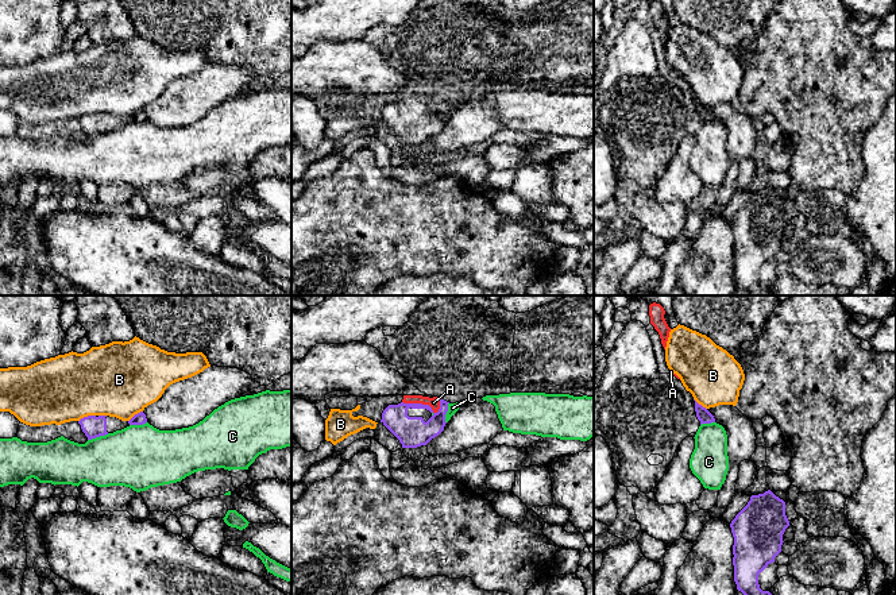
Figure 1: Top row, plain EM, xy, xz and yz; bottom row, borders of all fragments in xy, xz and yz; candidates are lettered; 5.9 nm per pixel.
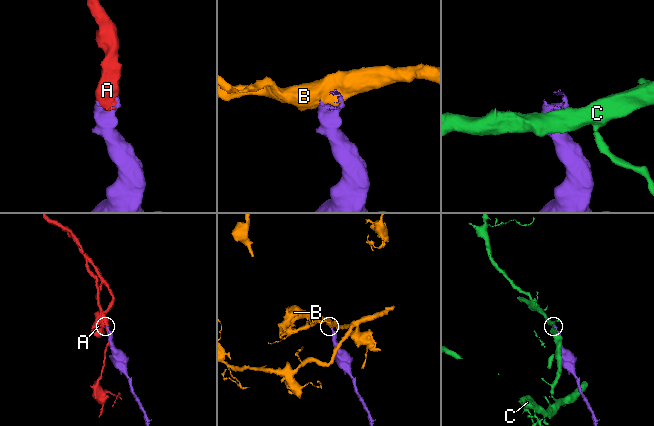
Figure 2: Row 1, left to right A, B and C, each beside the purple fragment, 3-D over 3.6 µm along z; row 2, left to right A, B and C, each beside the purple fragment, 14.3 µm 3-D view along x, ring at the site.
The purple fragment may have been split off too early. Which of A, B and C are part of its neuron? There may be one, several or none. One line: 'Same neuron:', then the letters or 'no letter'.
Same neuron: A

